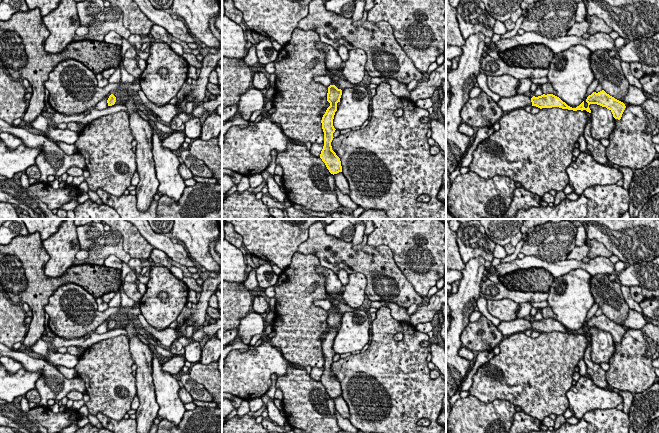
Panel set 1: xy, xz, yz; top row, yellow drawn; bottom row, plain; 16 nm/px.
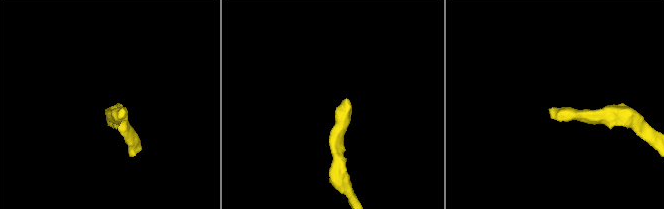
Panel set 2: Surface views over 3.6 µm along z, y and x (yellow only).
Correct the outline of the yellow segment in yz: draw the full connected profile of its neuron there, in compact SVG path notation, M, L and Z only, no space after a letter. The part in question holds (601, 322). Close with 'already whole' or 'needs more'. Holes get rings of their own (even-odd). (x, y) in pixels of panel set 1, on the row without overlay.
M604 314L598 317L593 316L587 321L586 326L588 327L587 332L584 331L584 325L576 332L572 332L568 330L565 326L563 326L559 321L553 318L543 318L538 321L533 320L532 322L526 320L525 318L518 318L513 321L501 321L500 324L497 326L497 329L503 334L504 337L508 337L519 332L524 332L528 329L536 330L540 333L559 331L562 333L568 333L573 335L586 334L587 336L591 337L589 329L597 328L609 333L612 336L613 341L618 344L621 343L622 338L626 332L623 326L610 320Z; needs more

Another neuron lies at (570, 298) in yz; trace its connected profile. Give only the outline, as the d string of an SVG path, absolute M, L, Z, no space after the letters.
M575 269L553 280L548 291L548 306L556 315L555 320L572 332L585 323L589 309L595 303L591 293L592 275Z

